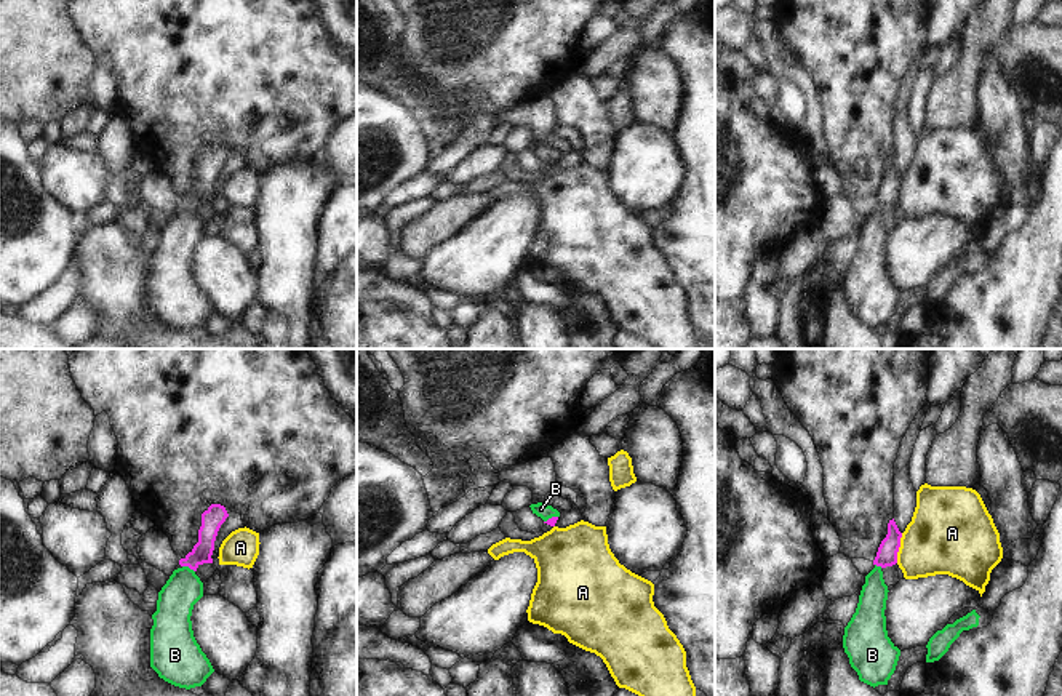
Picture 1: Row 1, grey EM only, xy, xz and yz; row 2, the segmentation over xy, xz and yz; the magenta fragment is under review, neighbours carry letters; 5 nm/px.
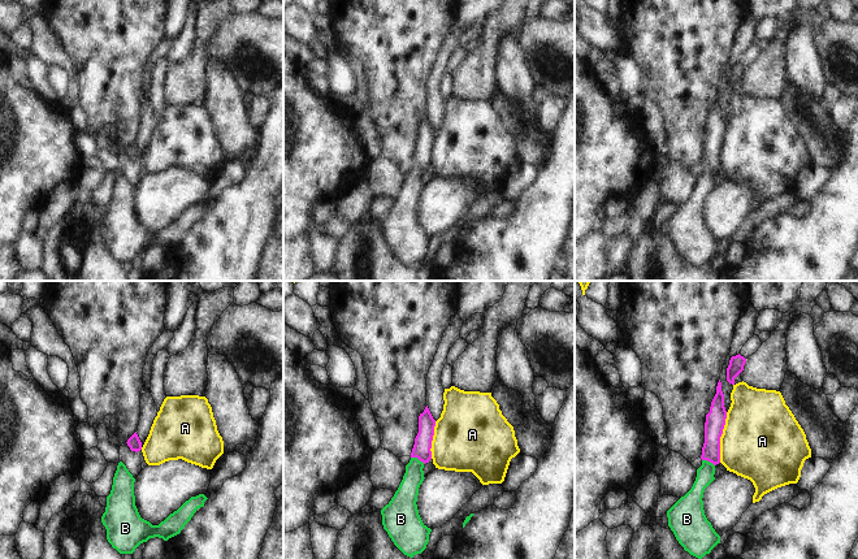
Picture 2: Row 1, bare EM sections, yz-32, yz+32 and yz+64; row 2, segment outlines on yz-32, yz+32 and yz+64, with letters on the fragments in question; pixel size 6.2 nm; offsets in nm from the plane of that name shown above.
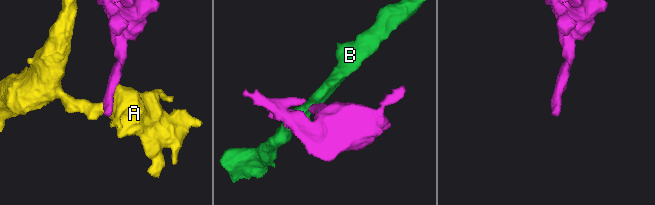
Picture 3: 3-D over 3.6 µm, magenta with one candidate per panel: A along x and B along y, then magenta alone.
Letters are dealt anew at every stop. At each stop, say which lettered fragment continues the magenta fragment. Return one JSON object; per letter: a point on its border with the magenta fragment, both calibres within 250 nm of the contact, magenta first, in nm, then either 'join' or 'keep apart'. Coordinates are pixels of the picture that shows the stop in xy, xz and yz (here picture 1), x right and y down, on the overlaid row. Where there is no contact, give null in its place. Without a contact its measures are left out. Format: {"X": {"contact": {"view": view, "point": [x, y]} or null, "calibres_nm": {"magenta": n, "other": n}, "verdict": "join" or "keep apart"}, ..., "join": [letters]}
{"A": {"contact": {"view": "yz", "point": [899, 546]}, "calibres_nm": {"magenta": 110, "other": 400}, "verdict": "keep apart"}, "B": {"contact": {"view": "xy", "point": [189, 567]}, "calibres_nm": {"magenta": 100, "other": 190}, "verdict": "join"}, "join": ["B"]}

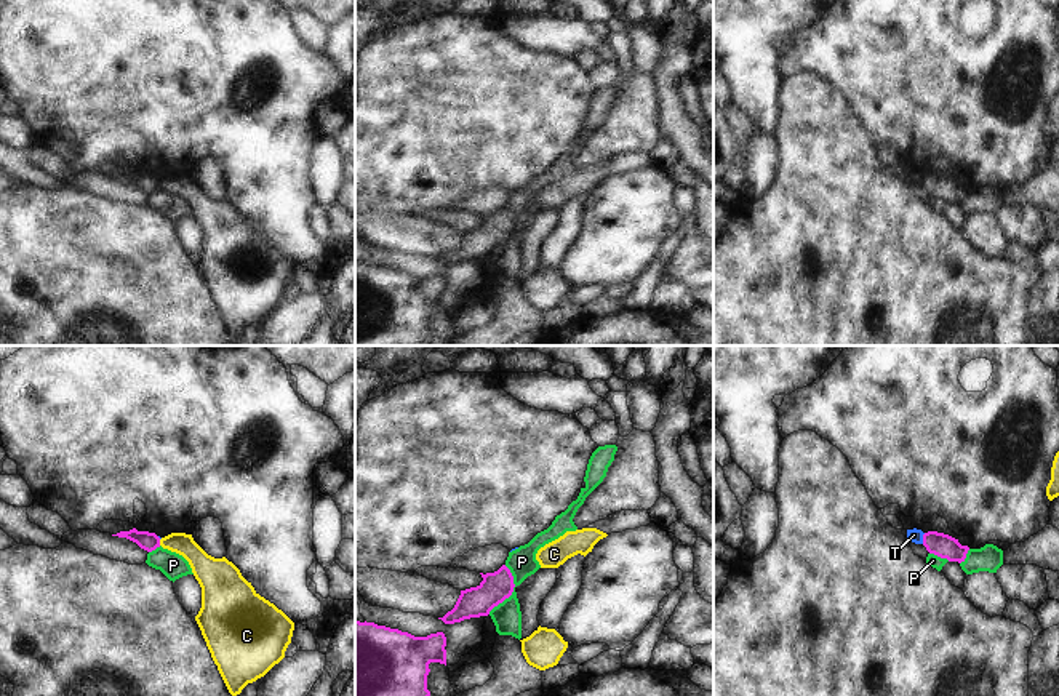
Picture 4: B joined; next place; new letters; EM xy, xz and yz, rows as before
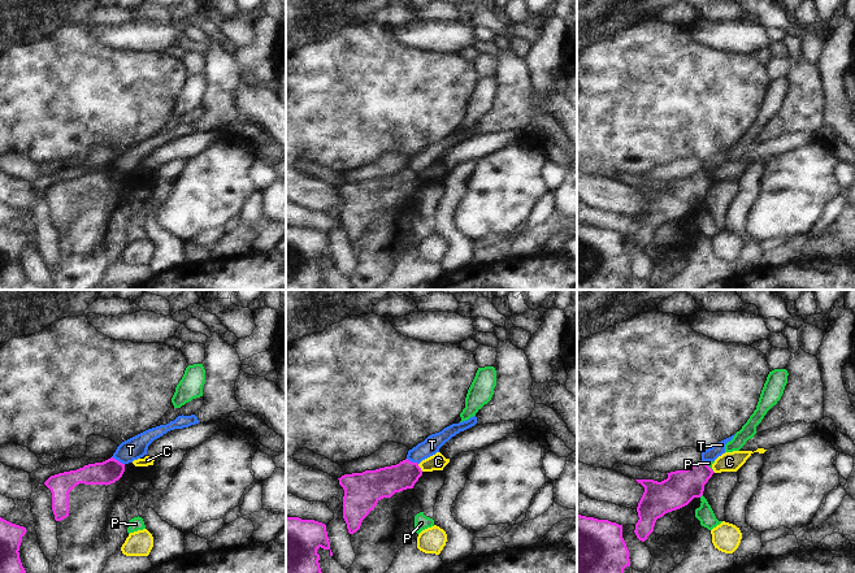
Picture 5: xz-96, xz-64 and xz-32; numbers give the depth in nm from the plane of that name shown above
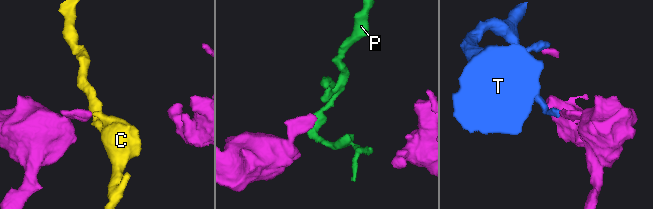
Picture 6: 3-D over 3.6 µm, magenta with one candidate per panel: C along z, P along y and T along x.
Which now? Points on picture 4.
{"C": {"contact": {"view": "xy", "point": [159, 543]}, "calibres_nm": {"magenta": 100, "other": 120}, "verdict": "keep apart"}, "P": {"contact": {"view": "xz", "point": [512, 591]}, "calibres_nm": {"magenta": 150, "other": 150}, "verdict": "keep apart"}, "T": {"contact": {"view": "yz", "point": [923, 538]}, "calibres_nm": {"magenta": 120, "other": 70}, "verdict": "keep apart"}, "join": []}

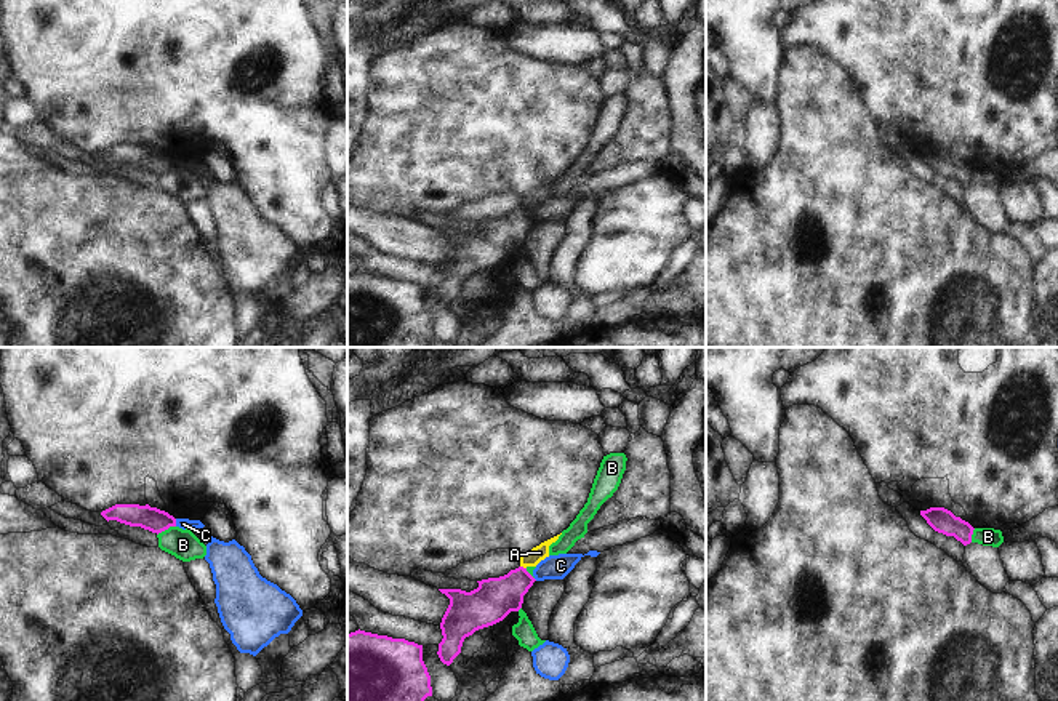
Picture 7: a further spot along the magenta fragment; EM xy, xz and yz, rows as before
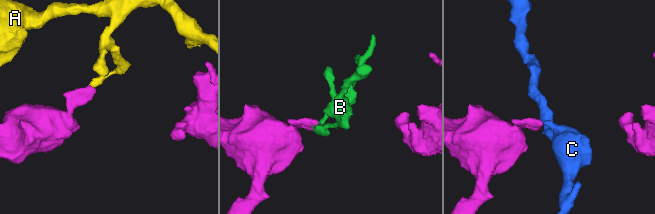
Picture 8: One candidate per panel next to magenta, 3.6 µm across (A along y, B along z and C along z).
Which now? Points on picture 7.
{"A": {"contact": {"view": "xz", "point": [522, 567]}, "calibres_nm": {"magenta": 200, "other": 80}, "verdict": "keep apart"}, "B": {"contact": {"view": "xy", "point": [165, 528]}, "calibres_nm": {"magenta": 120, "other": 150}, "verdict": "keep apart"}, "C": {"contact": {"view": "xy", "point": [175, 522]}, "calibres_nm": {"magenta": 120, "other": 50}, "verdict": "keep apart"}, "join": []}

